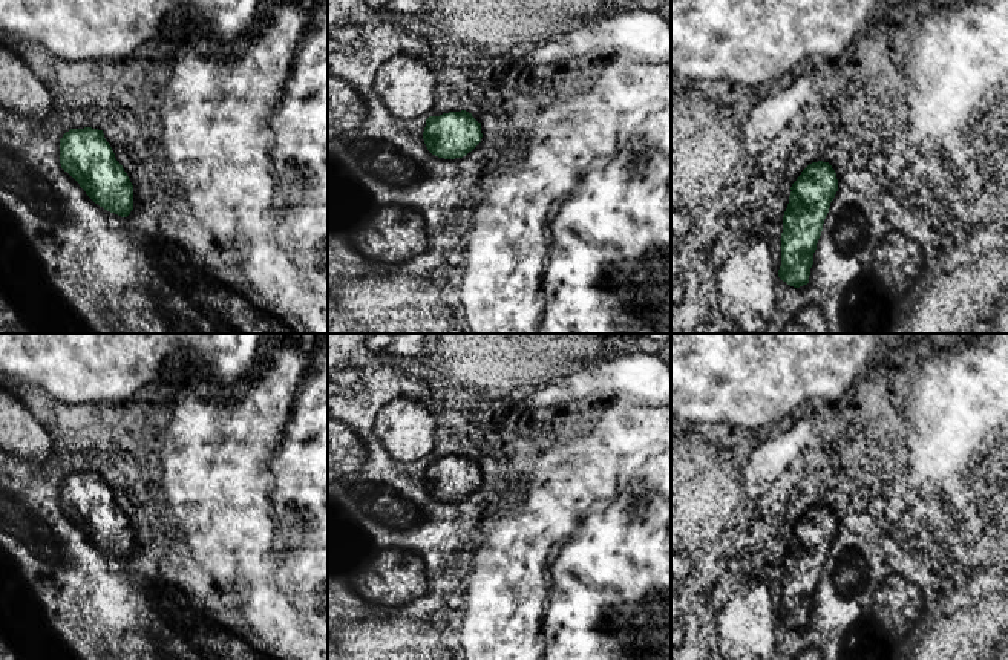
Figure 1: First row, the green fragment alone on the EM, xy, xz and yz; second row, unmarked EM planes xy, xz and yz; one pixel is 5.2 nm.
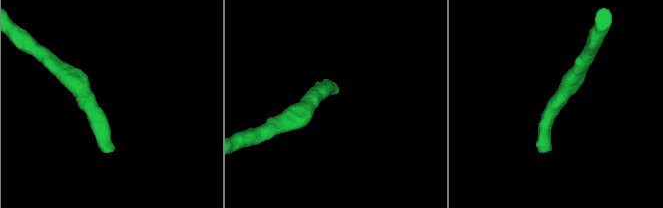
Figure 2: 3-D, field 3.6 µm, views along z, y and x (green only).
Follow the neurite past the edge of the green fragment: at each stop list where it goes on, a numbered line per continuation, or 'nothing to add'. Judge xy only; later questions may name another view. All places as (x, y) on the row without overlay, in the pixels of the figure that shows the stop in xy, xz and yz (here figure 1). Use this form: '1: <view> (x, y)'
nothing to add

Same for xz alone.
nothing to add

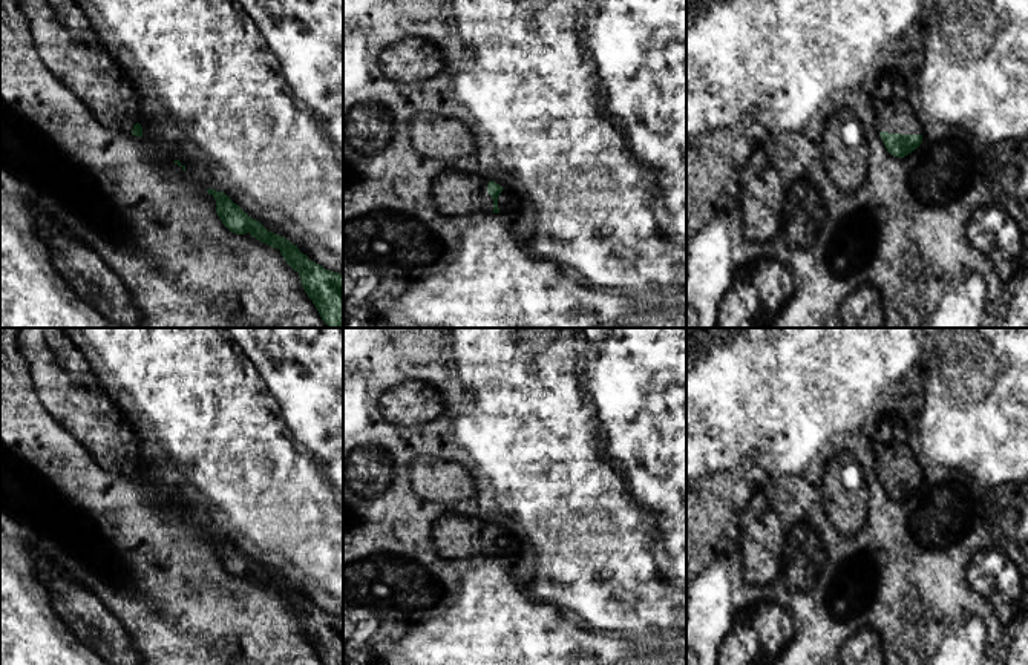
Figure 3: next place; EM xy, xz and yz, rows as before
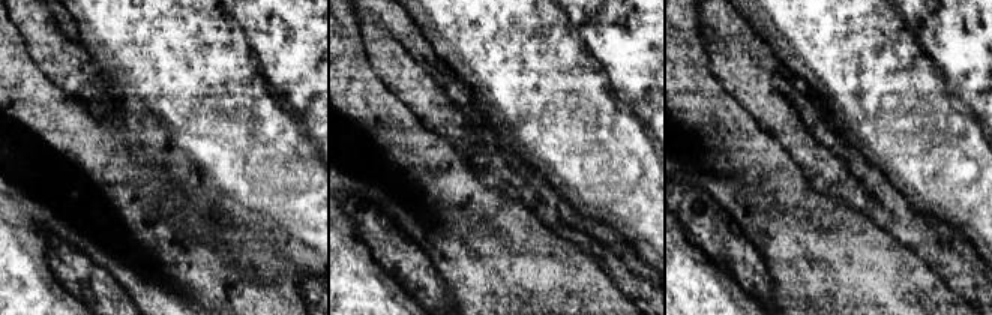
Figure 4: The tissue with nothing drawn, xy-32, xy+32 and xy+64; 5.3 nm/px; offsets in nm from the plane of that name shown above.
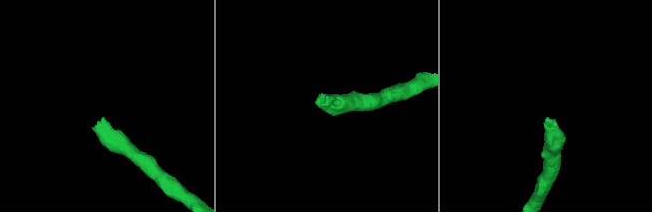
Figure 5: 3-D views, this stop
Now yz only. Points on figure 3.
1: yz (893, 455)

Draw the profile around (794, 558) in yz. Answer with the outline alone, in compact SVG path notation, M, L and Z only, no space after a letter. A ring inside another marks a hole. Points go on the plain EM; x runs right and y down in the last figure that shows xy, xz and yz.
M792 541L783 549L783 562L780 565L780 575L786 584L794 588L800 582L800 575L806 570L807 550L795 545Z

